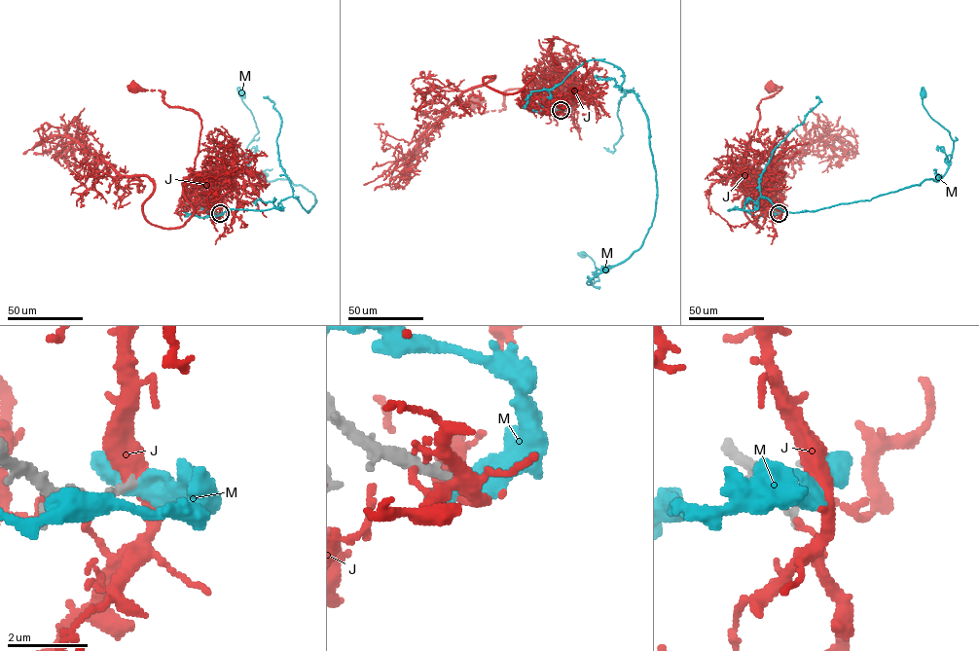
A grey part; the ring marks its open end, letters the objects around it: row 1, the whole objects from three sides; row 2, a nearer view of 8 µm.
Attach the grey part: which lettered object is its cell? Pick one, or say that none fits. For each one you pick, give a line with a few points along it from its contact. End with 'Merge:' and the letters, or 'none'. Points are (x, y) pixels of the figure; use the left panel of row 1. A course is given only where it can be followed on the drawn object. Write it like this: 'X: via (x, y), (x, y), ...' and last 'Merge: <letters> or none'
J: via (220, 213), (220, 205), (207, 195), (207, 181), (192, 174), (199, 117), (168, 106), (162, 90), (132, 89)
Merge: J

